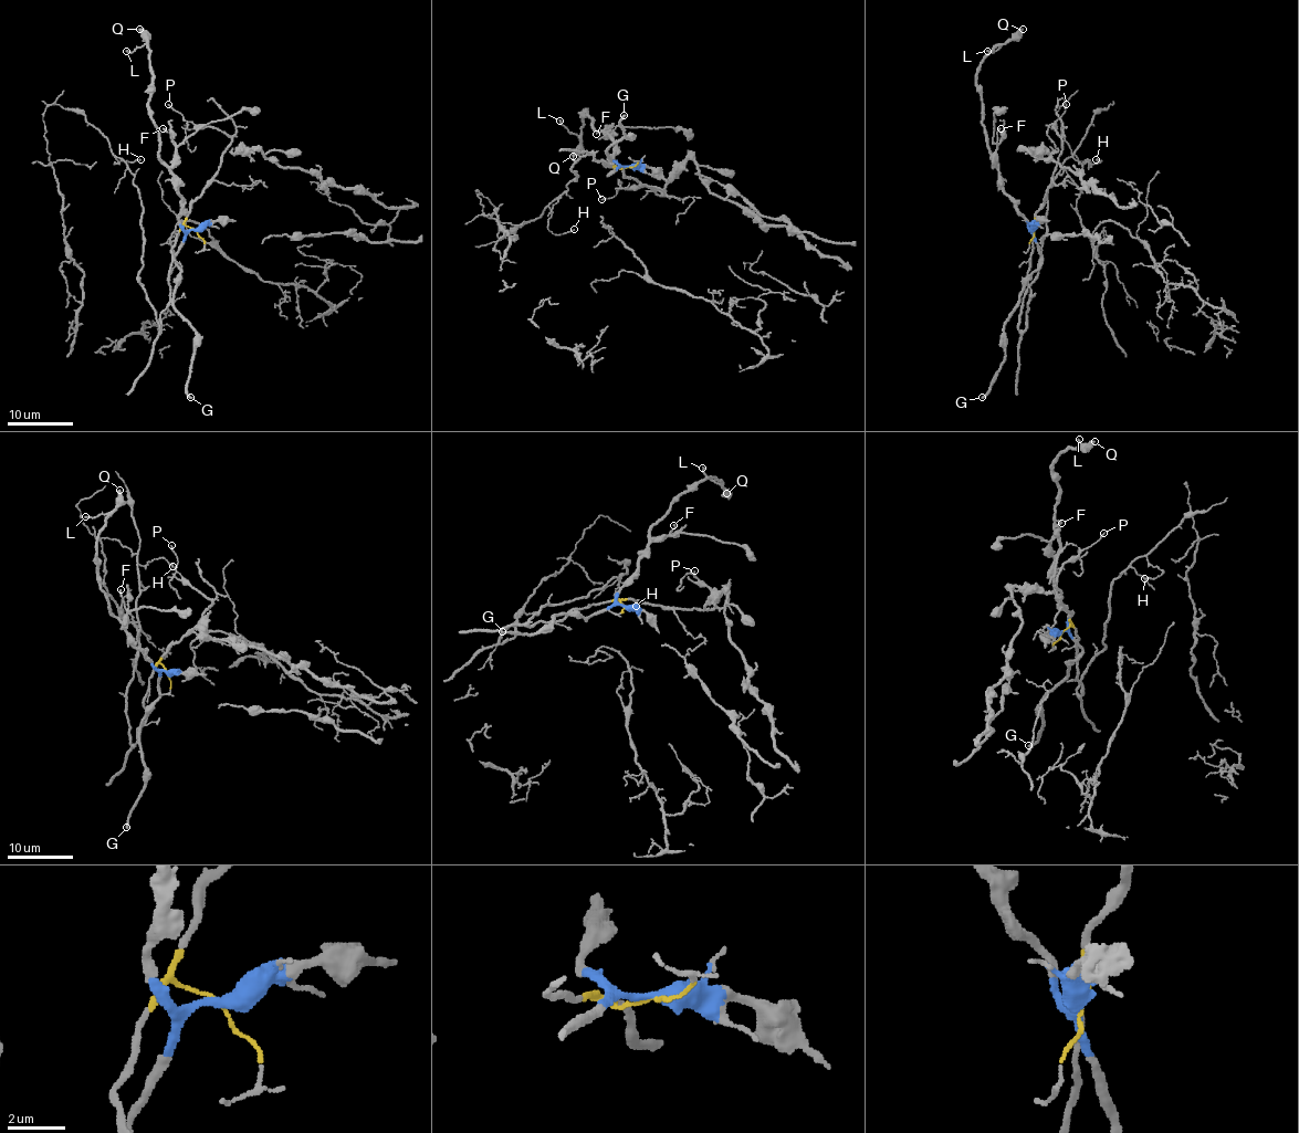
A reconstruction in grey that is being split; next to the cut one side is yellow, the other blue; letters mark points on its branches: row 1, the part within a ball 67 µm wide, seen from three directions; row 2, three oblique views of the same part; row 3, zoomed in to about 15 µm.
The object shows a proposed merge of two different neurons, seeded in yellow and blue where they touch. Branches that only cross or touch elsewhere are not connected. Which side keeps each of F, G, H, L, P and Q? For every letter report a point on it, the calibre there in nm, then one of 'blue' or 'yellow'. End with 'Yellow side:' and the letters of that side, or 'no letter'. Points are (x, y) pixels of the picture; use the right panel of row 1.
F: at (1001, 128); 160 nm thick; blue
G: at (982, 397); 280 nm thick; blue
H: at (1096, 159); 120 nm thick; yellow
L: at (987, 51); 160 nm thick; blue
P: at (1066, 104); 100 nm thick; yellow
Q: at (1023, 29); 440 nm thick; blue
Yellow side: H, P

